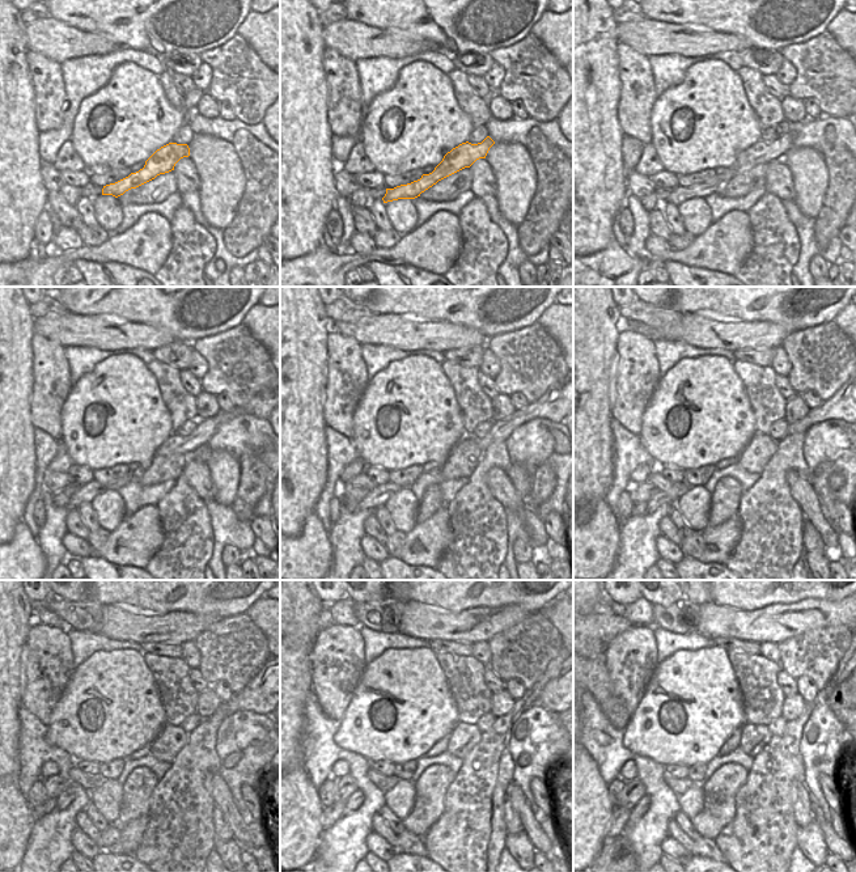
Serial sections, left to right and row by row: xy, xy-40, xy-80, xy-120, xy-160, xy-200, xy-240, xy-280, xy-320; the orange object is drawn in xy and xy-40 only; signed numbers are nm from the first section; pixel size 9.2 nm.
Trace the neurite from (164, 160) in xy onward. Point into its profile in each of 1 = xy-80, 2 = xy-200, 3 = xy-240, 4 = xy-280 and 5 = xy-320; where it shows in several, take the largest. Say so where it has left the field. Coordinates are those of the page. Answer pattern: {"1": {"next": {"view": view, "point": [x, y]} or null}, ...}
{"1": {"next": {"view": "xy-80", "point": [762, 152]}}, "2": {"next": {"view": "xy-200", "point": [789, 452]}}, "3": {"next": {"view": "xy-240", "point": [200, 745]}}, "4": {"next": {"view": "xy-280", "point": [546, 693]}}, "5": {"next": {"view": "xy-320", "point": [784, 748]}}}

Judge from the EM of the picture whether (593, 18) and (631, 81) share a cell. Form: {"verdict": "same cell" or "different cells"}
{"verdict": "different cells"}

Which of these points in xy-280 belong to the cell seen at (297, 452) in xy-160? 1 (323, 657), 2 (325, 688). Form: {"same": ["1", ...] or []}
{"same": []}

